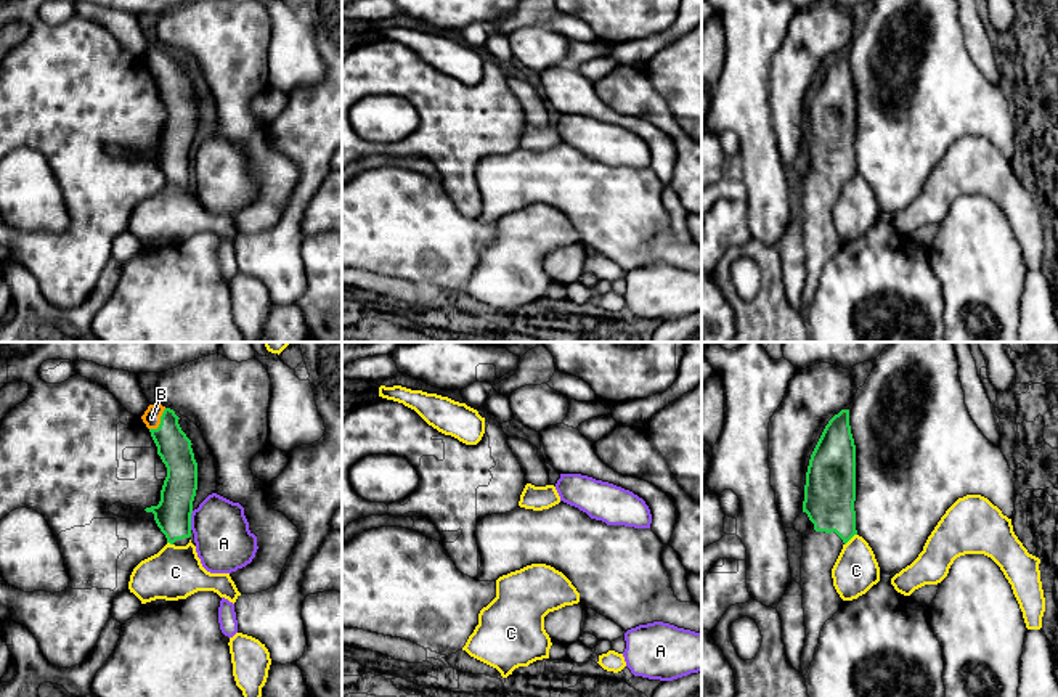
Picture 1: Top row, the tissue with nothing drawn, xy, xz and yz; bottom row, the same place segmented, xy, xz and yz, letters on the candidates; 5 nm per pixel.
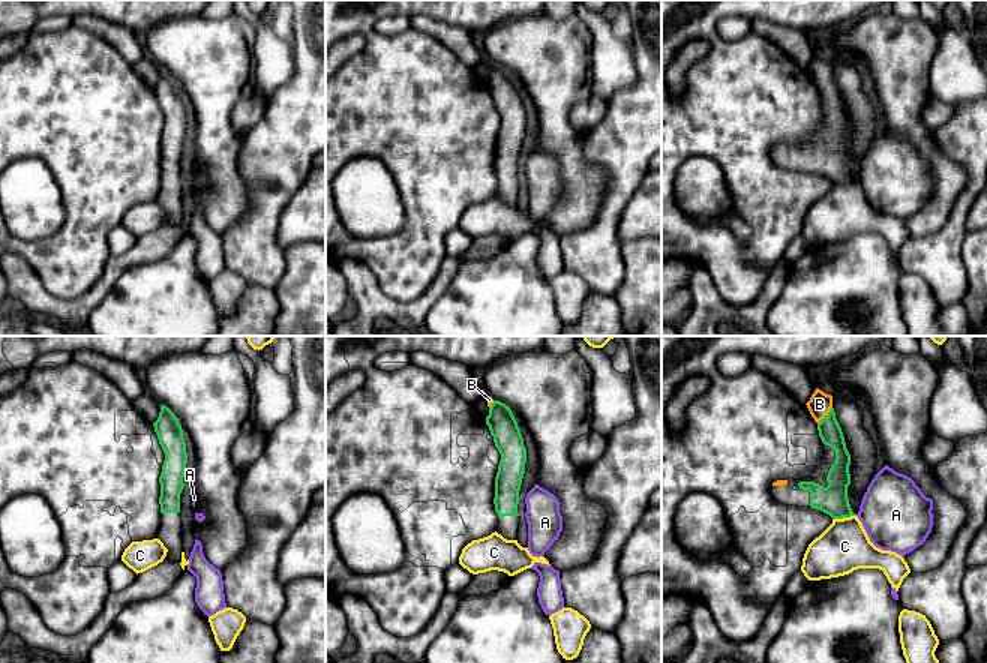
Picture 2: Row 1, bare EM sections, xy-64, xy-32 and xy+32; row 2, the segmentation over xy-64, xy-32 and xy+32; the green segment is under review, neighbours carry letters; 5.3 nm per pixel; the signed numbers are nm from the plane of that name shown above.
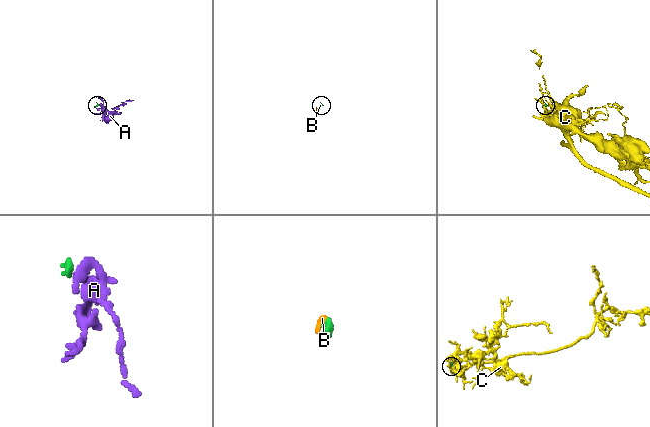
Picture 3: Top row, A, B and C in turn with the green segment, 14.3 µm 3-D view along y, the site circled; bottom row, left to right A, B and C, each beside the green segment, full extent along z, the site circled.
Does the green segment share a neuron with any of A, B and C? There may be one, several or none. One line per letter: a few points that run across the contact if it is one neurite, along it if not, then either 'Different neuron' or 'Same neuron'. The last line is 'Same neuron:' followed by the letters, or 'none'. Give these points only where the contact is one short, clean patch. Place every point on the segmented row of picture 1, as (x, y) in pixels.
A: Line: xy (193, 511), (190, 529). Different neuron
B: Same neuron
C: Line: yz (856, 533), (845, 545). Different neuron
Same neuron: B

